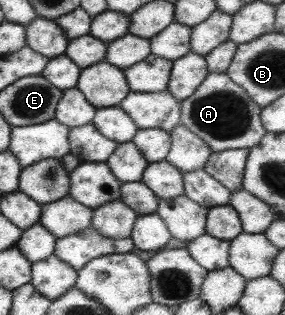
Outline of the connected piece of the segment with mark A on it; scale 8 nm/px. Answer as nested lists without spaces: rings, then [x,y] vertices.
[[[208,72],[194,93],[180,102],[181,124],[198,136],[212,152],[254,147],[266,132],[260,121],[261,107],[225,73]]]

